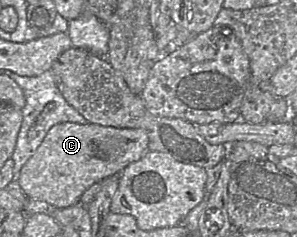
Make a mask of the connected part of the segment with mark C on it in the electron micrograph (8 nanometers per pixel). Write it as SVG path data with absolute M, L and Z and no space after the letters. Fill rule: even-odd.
M60 123L52 126L42 143L25 163L16 182L30 200L44 201L56 208L78 203L82 194L93 184L119 174L132 162L140 159L148 150L149 138L143 129L115 128L97 124Z

